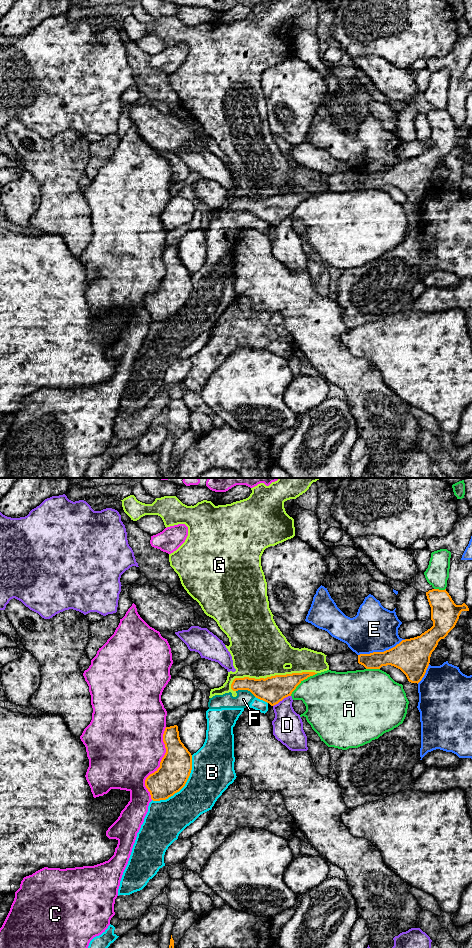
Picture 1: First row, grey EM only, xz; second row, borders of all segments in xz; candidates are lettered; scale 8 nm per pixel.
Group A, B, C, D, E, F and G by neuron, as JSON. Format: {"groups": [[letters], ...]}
{"groups": [["A"], ["B", "F", "G"], ["C"], ["D"], ["E"]]}

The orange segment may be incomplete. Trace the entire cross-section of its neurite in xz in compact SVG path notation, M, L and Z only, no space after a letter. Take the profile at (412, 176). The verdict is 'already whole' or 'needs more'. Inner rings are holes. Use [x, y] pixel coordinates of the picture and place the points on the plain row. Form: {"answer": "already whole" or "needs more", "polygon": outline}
{"answer": "already whole", "polygon": "M432 109L426 112L431 127L433 146L420 156L402 160L384 172L358 175L358 183L366 189L380 189L391 185L400 189L411 203L419 203L430 183L432 172L441 159L455 147L462 131L469 131L463 123L456 125L445 110Z"}

